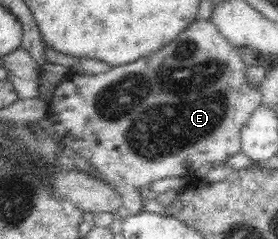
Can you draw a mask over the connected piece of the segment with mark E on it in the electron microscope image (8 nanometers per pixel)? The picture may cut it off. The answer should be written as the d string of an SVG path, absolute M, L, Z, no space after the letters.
M207 19L194 20L191 24L183 29L167 46L161 50L156 50L147 57L138 58L139 62L127 64L127 66L114 66L109 72L103 74L77 74L70 73L59 82L54 91L54 98L48 108L48 119L54 124L58 140L61 146L67 146L73 149L79 156L85 158L95 175L100 172L100 176L108 182L112 188L116 188L122 196L122 205L118 208L121 220L127 216L133 216L137 212L143 211L143 197L146 196L146 187L155 182L166 178L183 177L187 172L194 172L201 169L202 166L209 165L209 168L225 164L234 154L241 151L240 130L243 128L247 119L255 111L257 106L262 104L262 94L257 87L251 87L247 83L248 66L240 57L238 47L233 46L221 33L217 27Z

